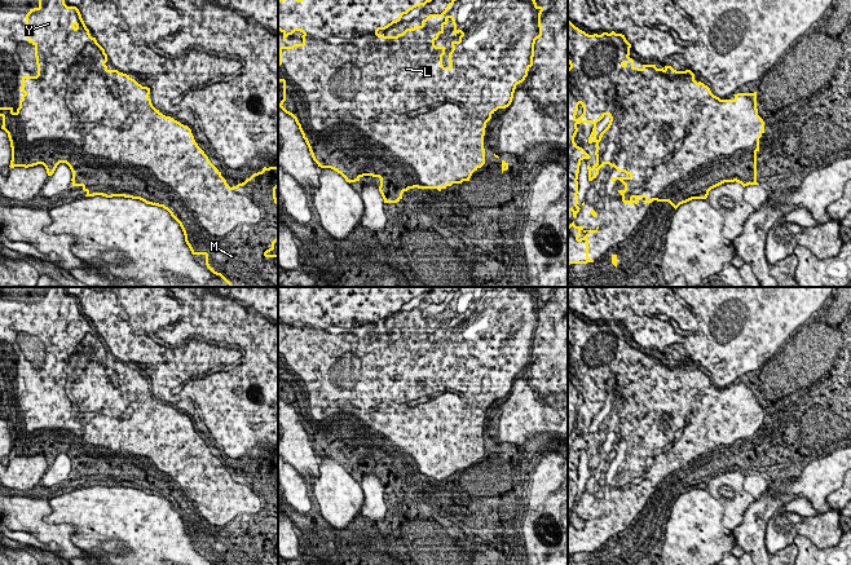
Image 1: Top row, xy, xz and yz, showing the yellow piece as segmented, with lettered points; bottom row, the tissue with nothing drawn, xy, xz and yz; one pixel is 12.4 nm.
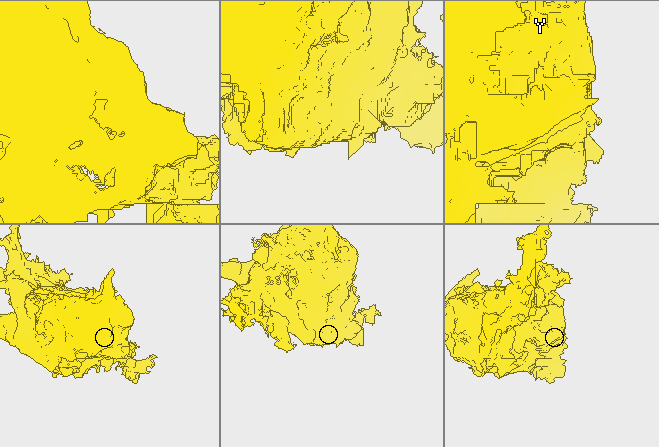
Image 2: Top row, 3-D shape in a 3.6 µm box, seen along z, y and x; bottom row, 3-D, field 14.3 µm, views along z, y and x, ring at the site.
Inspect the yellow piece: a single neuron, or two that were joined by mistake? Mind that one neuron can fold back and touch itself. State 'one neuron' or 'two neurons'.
one neuron

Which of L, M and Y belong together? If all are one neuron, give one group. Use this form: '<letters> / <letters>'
L M Y

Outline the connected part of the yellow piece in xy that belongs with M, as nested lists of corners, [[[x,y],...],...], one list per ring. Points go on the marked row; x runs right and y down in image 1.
[[[39,0],[39,6],[30,9],[26,14],[27,41],[35,47],[35,57],[38,65],[36,76],[22,76],[19,89],[25,93],[19,101],[19,107],[13,111],[13,107],[0,107],[3,118],[1,129],[8,133],[12,160],[10,168],[14,167],[34,167],[43,164],[48,176],[52,176],[59,163],[66,163],[72,172],[72,186],[81,186],[87,193],[85,197],[102,195],[106,198],[124,197],[140,199],[146,204],[163,207],[180,224],[185,242],[193,255],[204,255],[207,268],[216,275],[220,275],[230,287],[278,287],[278,255],[270,255],[274,250],[274,243],[278,240],[278,200],[275,189],[278,187],[278,167],[264,167],[261,172],[253,173],[244,182],[230,187],[221,172],[210,162],[204,151],[198,146],[188,125],[181,124],[171,116],[163,115],[156,110],[149,98],[150,88],[142,87],[129,75],[118,70],[109,70],[105,65],[107,54],[105,49],[92,37],[87,28],[81,14],[76,6],[67,6],[65,0]]]

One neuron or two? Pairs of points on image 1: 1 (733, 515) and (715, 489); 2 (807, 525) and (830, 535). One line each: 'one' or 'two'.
1: one
2: one

